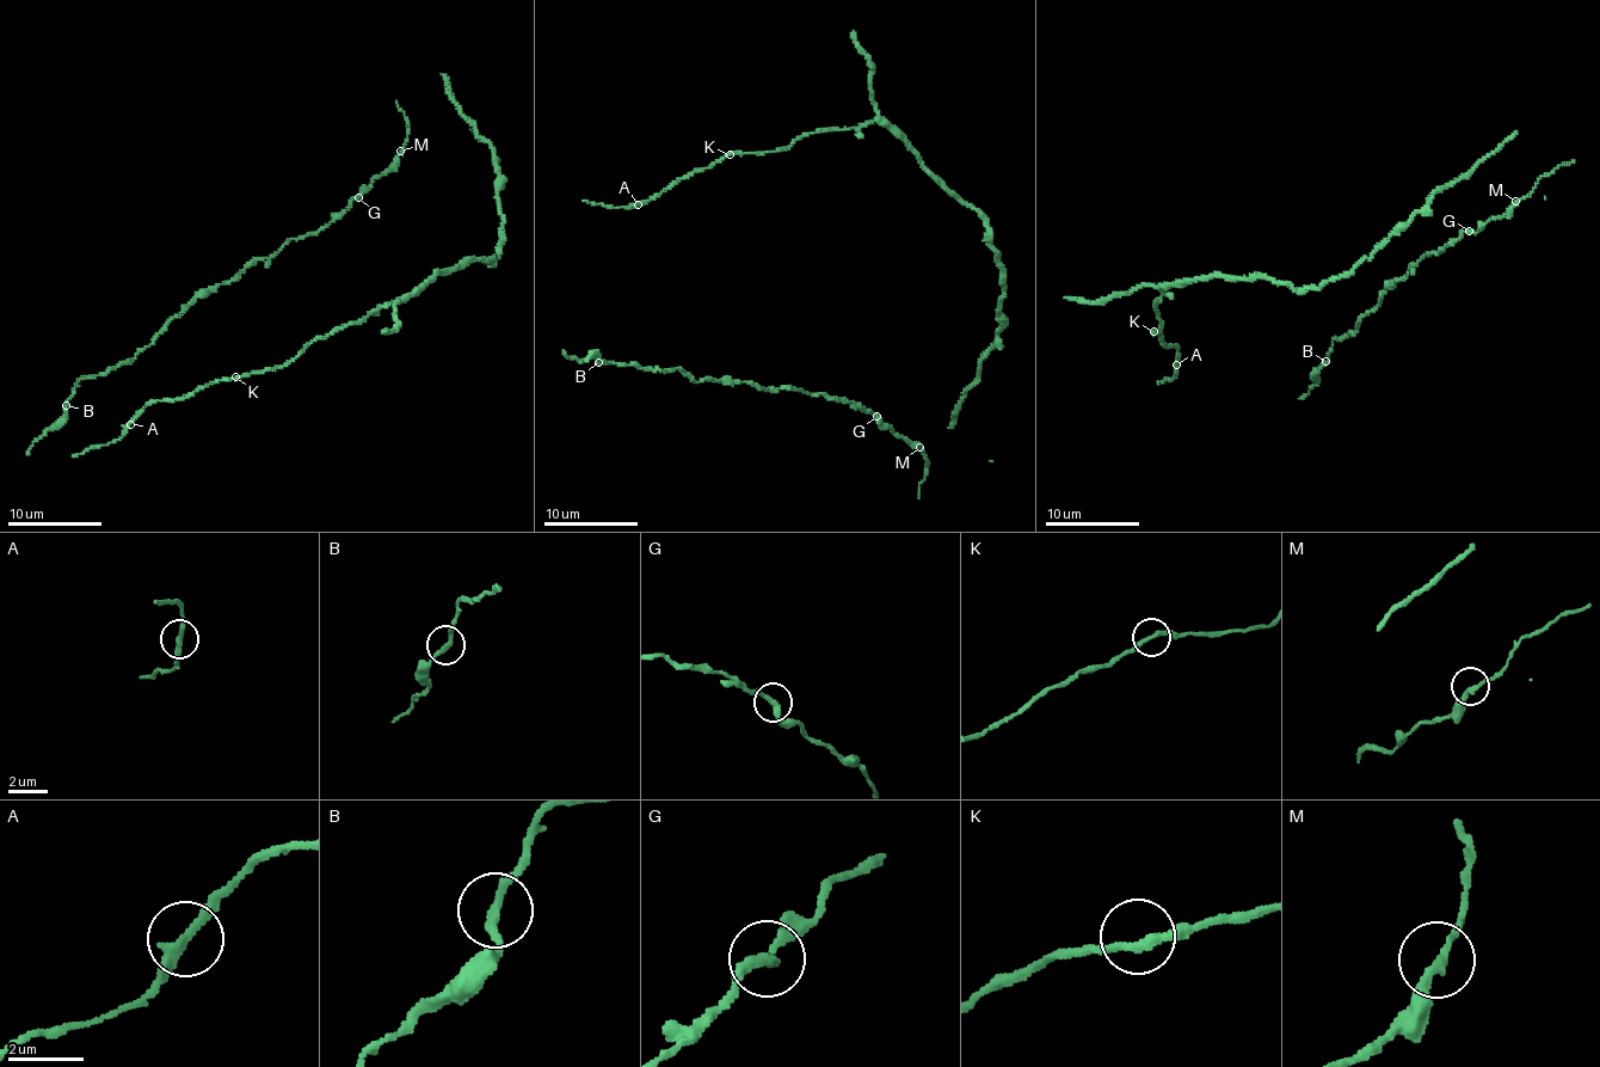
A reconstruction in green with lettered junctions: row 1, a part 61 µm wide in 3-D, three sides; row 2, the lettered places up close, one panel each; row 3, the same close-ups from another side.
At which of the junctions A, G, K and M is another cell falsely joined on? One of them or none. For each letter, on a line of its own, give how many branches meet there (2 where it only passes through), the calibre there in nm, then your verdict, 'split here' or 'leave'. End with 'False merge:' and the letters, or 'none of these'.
A: branches 2; calibre 260 nm; leave
G: branches 2; calibre 240 nm; leave
K: branches 2; calibre 240 nm; leave
M: branches 2; calibre 240 nm; leave
False merge: none of these

